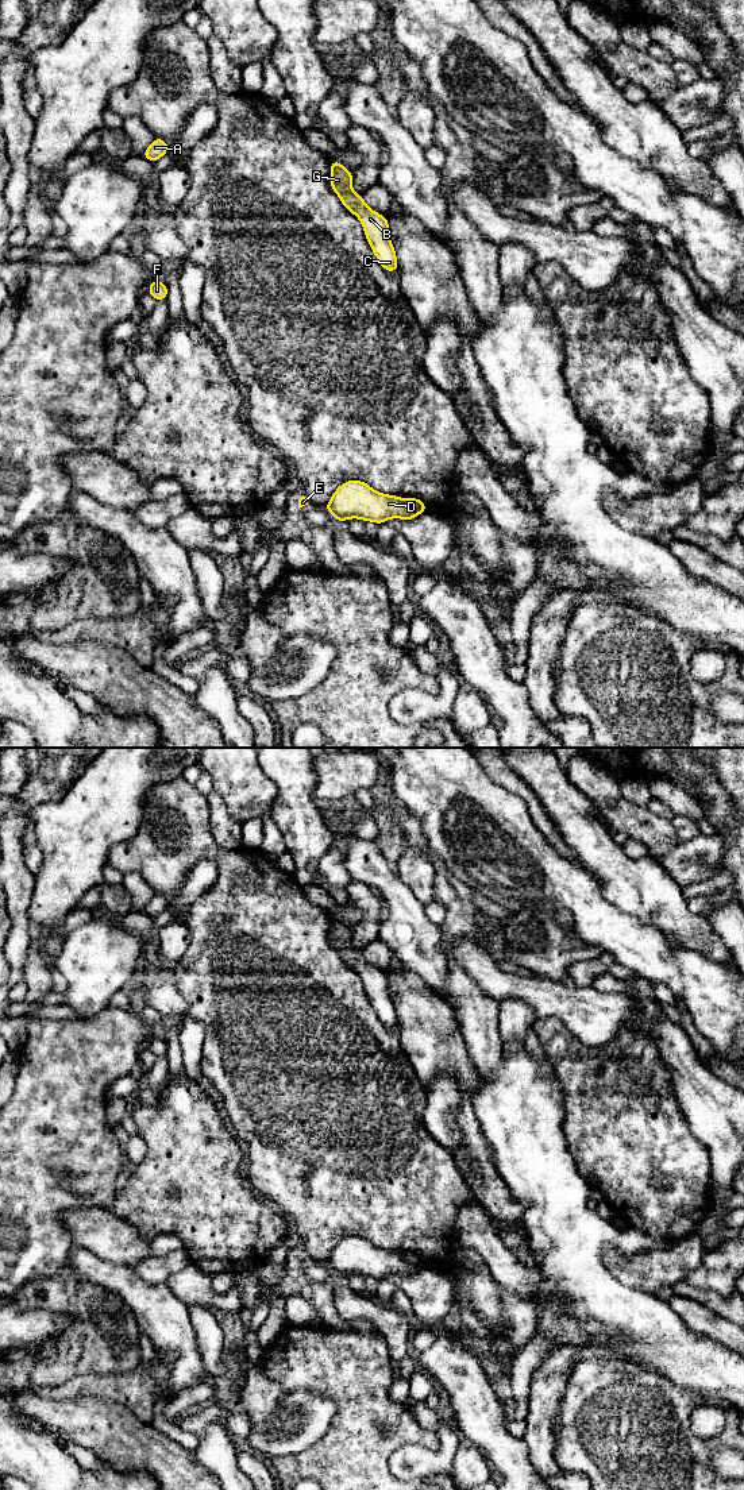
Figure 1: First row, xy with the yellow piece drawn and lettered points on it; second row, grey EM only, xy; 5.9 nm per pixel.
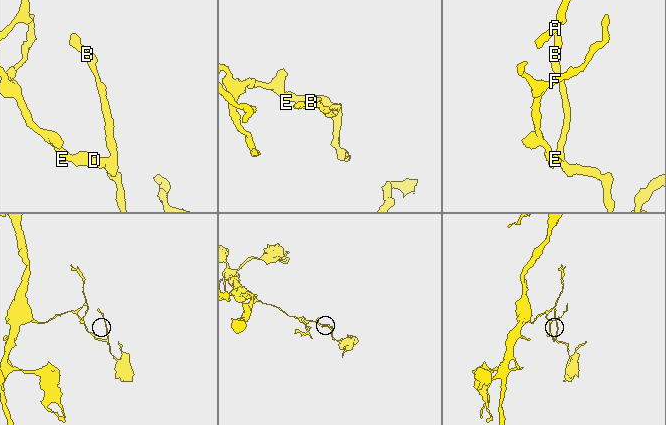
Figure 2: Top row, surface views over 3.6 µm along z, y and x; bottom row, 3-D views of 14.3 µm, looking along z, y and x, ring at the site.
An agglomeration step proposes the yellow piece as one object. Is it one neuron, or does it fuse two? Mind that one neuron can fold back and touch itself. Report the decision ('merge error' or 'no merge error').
merge error

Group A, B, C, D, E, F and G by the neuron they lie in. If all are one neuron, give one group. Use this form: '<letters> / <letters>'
A D E F / B C G

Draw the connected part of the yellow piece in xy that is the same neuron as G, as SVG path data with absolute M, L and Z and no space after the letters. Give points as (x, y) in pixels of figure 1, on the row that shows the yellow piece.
M336 161L331 162L331 188L342 204L362 223L365 235L379 265L388 271L398 269L396 252L389 239L388 219L370 209L361 194L351 188L352 173Z

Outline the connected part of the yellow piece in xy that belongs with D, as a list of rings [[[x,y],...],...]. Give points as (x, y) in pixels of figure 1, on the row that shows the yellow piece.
[[[348,480],[339,486],[325,509],[336,521],[361,518],[377,524],[389,518],[412,520],[420,514],[405,506],[401,498],[378,493],[361,480]]]

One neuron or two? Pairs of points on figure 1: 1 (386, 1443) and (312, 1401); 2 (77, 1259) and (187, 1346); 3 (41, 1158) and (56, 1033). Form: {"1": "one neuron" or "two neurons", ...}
{"1": "two neurons", "2": "one neuron", "3": "one neuron"}

